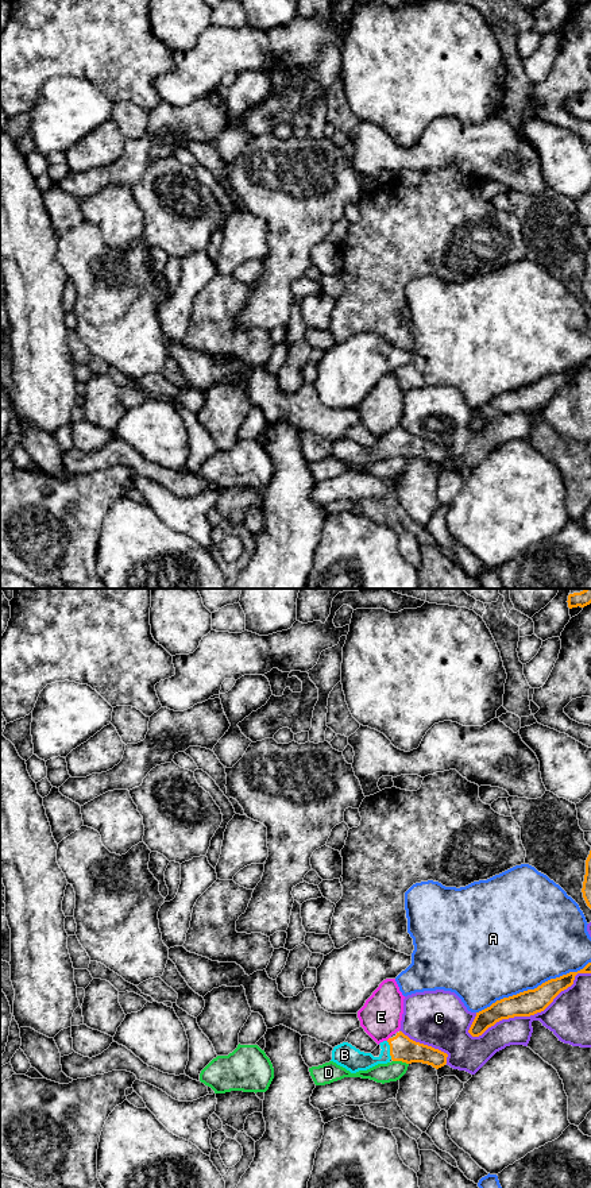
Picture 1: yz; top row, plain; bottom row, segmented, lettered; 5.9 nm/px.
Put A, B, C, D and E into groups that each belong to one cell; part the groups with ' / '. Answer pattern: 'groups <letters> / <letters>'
groups A / B / C / D / E

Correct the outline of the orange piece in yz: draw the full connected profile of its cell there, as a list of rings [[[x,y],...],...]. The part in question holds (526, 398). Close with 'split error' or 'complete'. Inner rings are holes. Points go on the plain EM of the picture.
[[[591,358],[578,367],[569,367],[560,373],[551,374],[534,385],[497,396],[490,402],[476,408],[468,428],[472,432],[479,432],[502,414],[530,412],[544,406],[561,386],[573,379],[578,369],[591,369]]]; complete

